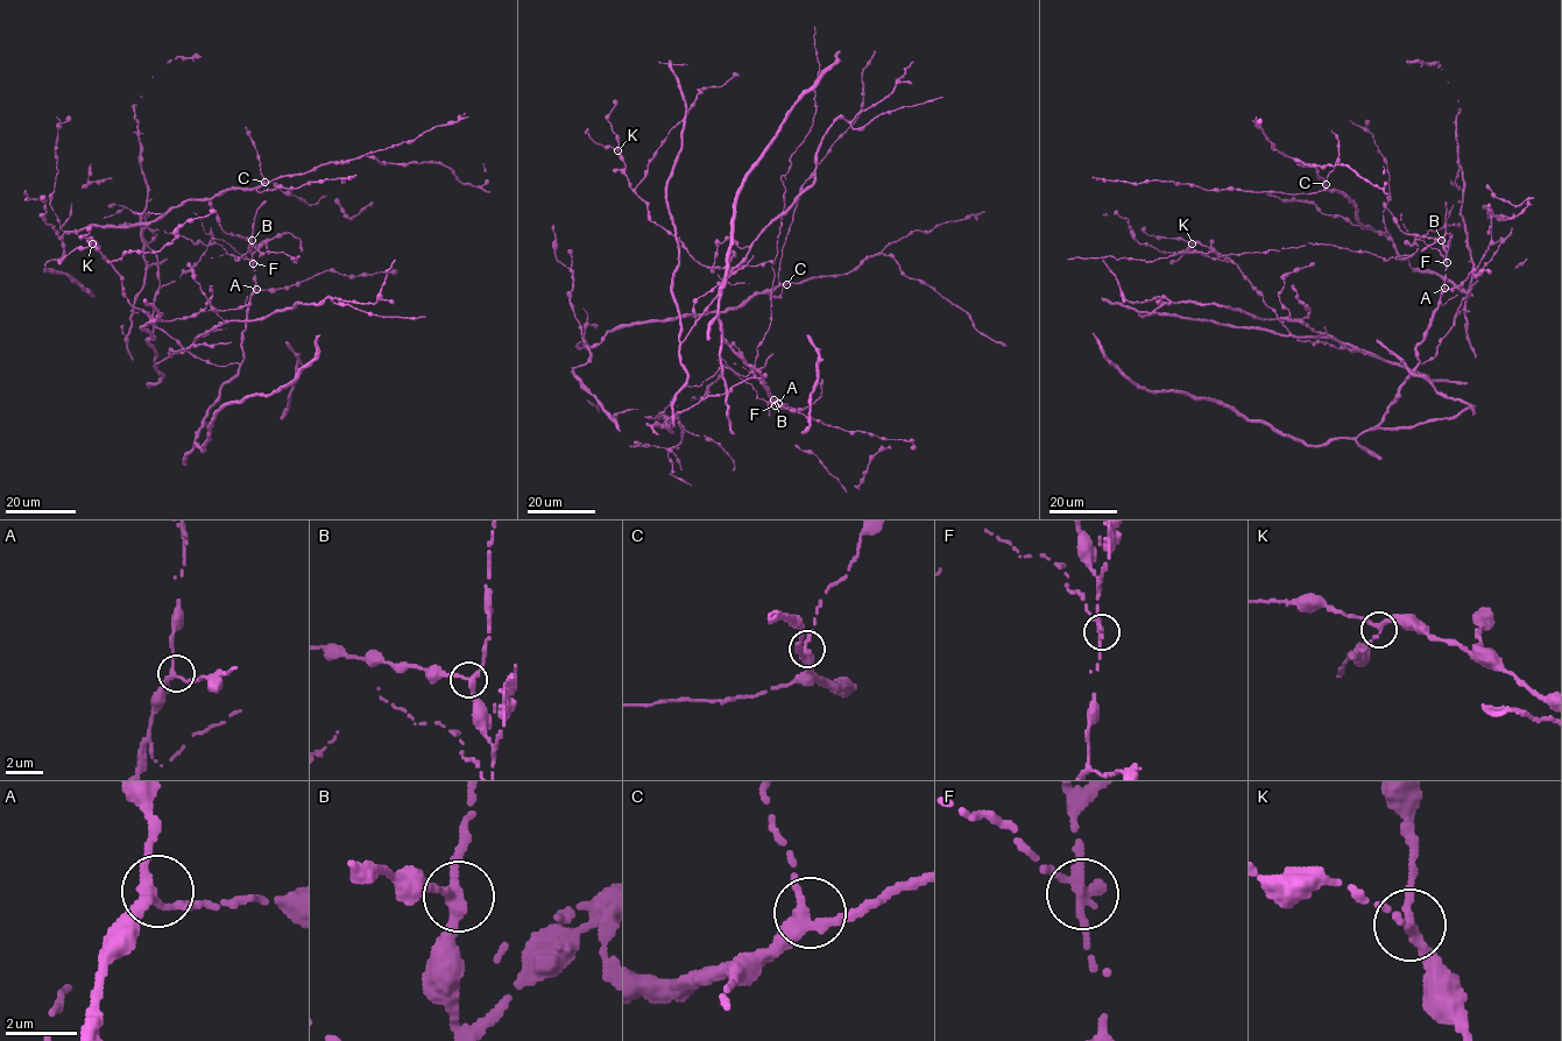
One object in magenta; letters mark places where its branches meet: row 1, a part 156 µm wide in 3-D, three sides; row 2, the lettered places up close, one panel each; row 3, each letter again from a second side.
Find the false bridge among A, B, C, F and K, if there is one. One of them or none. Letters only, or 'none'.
F

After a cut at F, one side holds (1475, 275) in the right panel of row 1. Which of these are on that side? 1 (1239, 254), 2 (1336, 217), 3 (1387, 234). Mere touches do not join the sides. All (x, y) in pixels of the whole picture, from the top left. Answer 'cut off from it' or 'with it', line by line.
1: cut off from it
2: with it
3: with it

